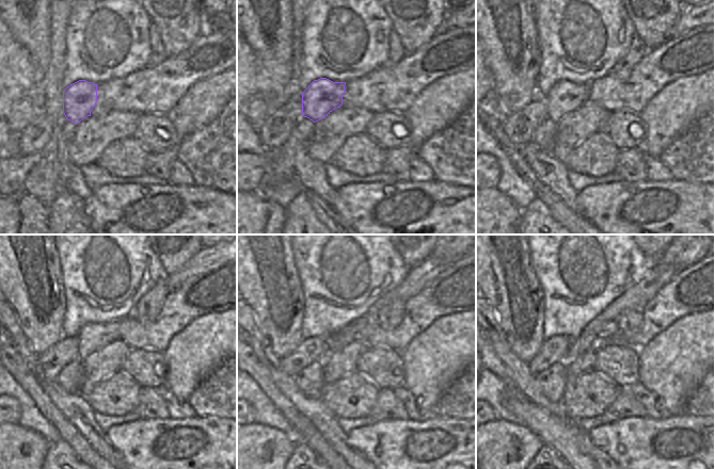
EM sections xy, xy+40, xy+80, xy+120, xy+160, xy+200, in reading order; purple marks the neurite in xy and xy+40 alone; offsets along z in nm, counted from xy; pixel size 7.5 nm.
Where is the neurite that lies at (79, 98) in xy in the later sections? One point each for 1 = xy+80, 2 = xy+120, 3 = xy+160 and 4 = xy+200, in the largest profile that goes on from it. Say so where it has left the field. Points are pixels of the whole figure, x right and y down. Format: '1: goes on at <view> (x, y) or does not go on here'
1: goes on at xy+80 (565, 96)
2: goes on at xy+120 (92, 337)
3: goes on at xy+160 (359, 329)
4: goes on at xy+200 (609, 329)

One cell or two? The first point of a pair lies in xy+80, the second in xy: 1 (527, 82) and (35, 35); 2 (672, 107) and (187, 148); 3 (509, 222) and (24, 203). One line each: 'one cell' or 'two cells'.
1: one cell
2: two cells
3: two cells

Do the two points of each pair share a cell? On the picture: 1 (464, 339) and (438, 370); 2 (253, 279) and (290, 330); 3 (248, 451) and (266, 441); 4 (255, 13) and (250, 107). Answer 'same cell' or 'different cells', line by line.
1: same cell
2: same cell
3: same cell
4: different cells

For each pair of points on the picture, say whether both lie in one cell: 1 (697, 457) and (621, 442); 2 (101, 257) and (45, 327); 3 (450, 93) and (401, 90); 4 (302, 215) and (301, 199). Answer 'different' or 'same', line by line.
1: same
2: different
3: different
4: same

